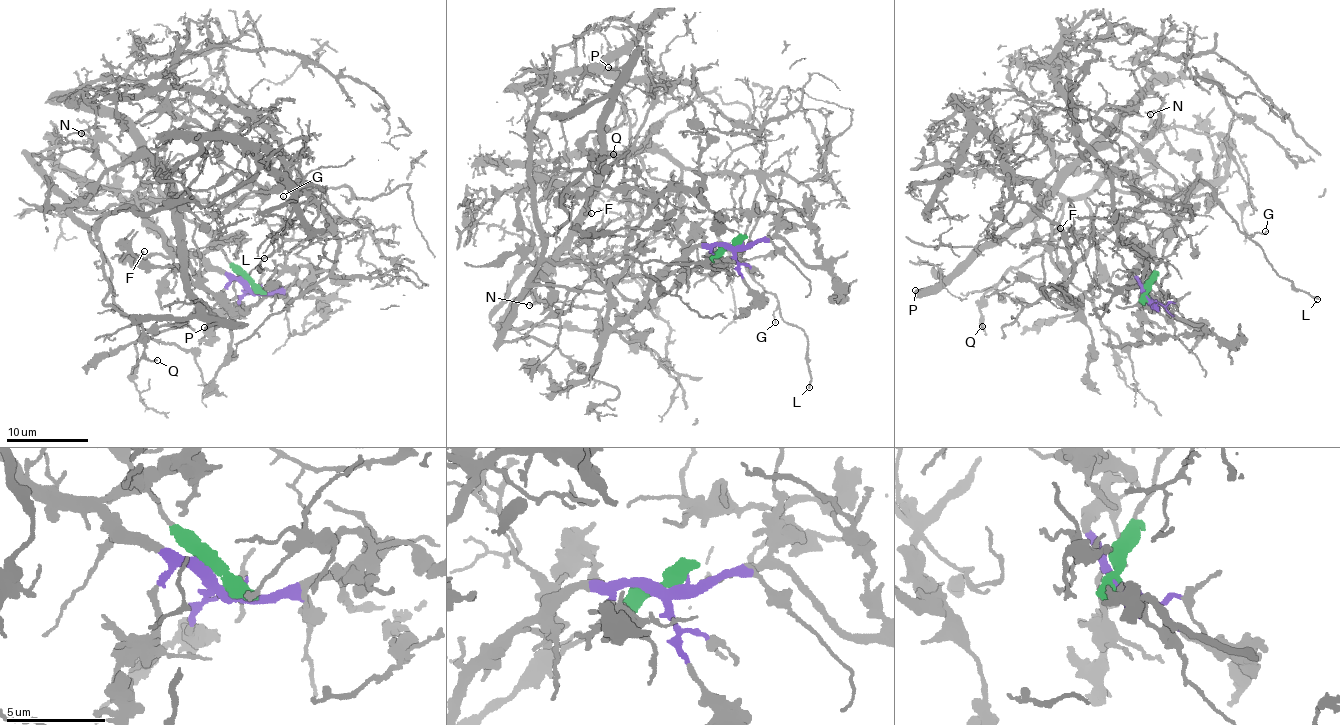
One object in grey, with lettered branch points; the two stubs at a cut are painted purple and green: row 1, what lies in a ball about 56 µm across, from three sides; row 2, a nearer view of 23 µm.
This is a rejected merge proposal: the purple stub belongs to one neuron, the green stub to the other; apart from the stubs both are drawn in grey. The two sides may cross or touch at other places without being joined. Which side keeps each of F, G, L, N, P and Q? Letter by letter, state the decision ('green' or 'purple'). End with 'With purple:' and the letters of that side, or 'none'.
F: purple
G: purple
L: purple
N: purple
P: green
Q: purple
With purple: F, G, L, N, Q

